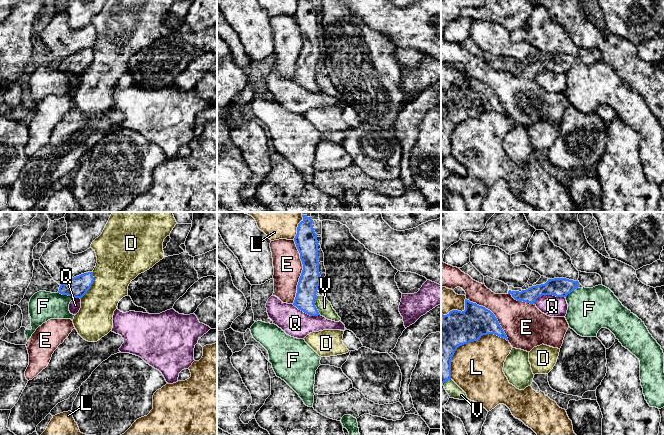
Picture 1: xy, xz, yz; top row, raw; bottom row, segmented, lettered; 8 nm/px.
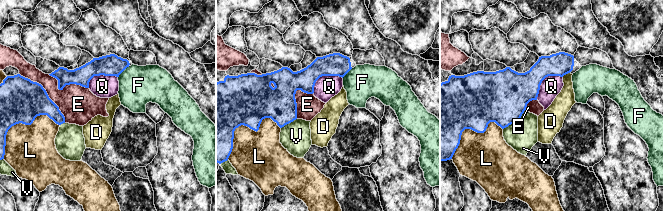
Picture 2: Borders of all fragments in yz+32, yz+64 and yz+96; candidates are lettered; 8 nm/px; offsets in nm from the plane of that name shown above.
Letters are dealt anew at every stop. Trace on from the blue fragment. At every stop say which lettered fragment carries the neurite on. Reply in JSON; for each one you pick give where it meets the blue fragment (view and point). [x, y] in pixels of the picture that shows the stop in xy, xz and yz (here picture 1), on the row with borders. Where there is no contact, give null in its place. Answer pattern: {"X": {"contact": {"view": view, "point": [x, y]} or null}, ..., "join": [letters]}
{"join": []}

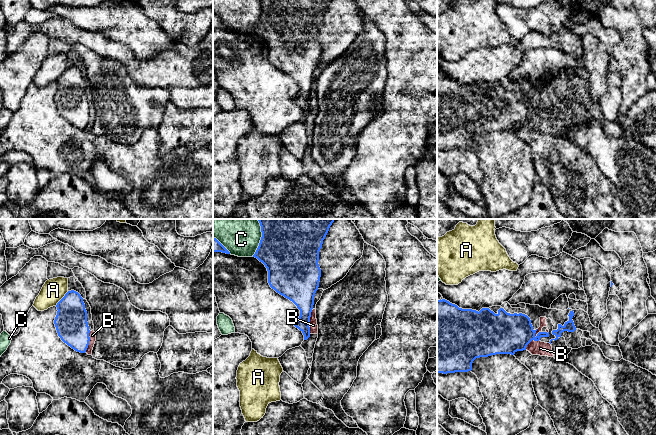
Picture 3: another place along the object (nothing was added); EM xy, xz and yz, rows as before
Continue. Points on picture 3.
{"B": {"contact": {"view": "xz", "point": [309, 322]}}, "join": ["B"]}

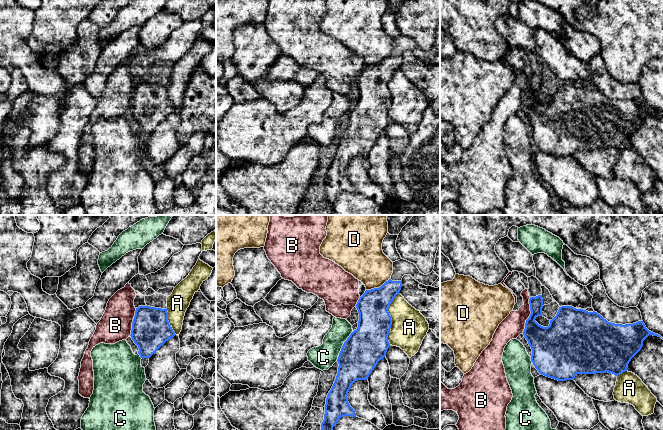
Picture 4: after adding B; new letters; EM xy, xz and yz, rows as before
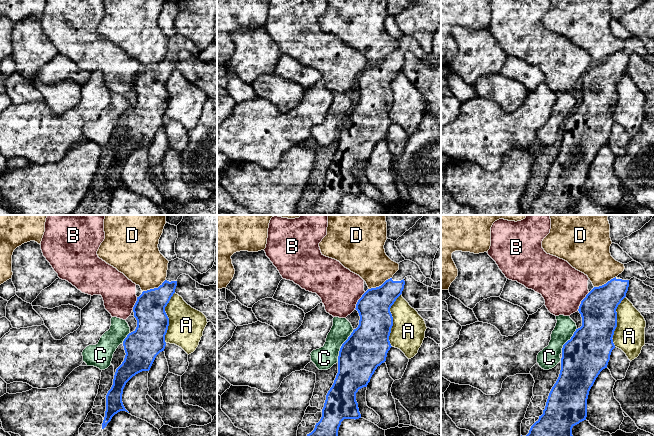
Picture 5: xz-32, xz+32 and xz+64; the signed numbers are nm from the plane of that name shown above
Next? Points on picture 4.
{"join": []}

